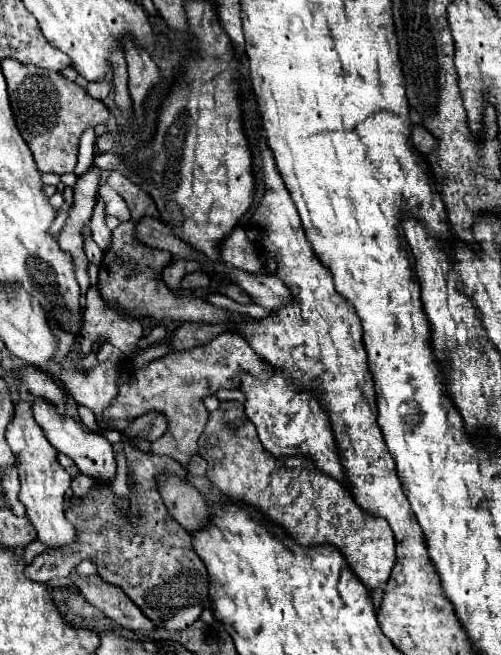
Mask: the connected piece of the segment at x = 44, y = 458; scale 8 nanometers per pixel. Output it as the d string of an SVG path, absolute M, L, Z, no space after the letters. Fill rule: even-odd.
M35 368L35 372L19 372L19 378L21 378L21 388L19 388L19 400L15 402L15 418L7 430L7 442L15 452L19 480L21 480L19 500L25 504L27 516L37 530L37 538L45 542L49 550L73 546L77 542L77 532L75 526L65 518L65 506L63 506L65 490L71 484L71 476L57 462L57 450L49 444L43 430L33 420L33 412L31 412L31 402L35 398L47 398L61 410L65 404L63 390L57 386L57 382L53 382L51 376L39 372L39 368Z

